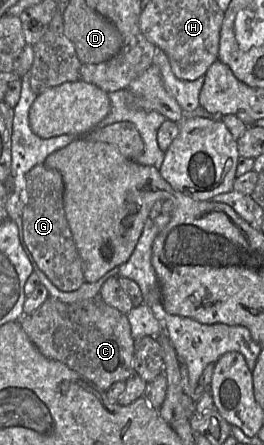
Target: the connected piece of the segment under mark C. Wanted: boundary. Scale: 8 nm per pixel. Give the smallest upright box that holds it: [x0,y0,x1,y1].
[20,296,135,391]

